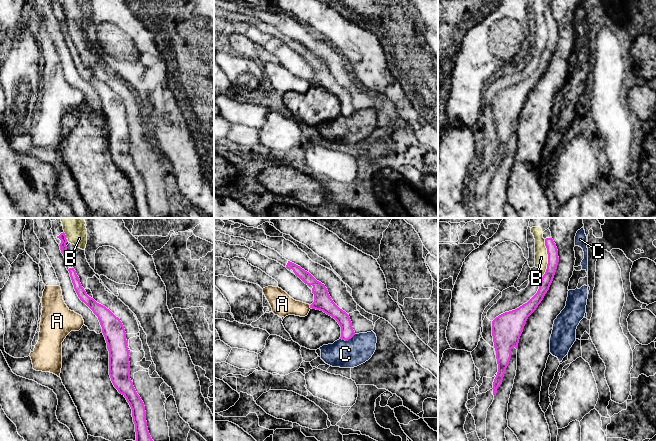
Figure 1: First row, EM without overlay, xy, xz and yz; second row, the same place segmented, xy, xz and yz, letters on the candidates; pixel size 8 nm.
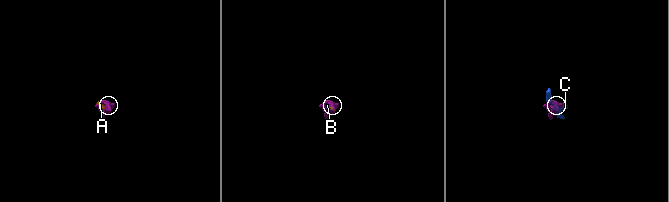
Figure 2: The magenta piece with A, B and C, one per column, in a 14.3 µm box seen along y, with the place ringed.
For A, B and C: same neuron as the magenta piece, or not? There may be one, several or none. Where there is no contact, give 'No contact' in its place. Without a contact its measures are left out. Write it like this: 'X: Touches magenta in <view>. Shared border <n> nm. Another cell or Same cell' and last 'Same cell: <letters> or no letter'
A: Touches magenta in xz. Shared border 30 nm. Another cell
B: Touches magenta in yz. Shared border 320 nm. Another cell
C: Touches magenta in xz. Shared border 130 nm. Another cell
Same cell: no letter

